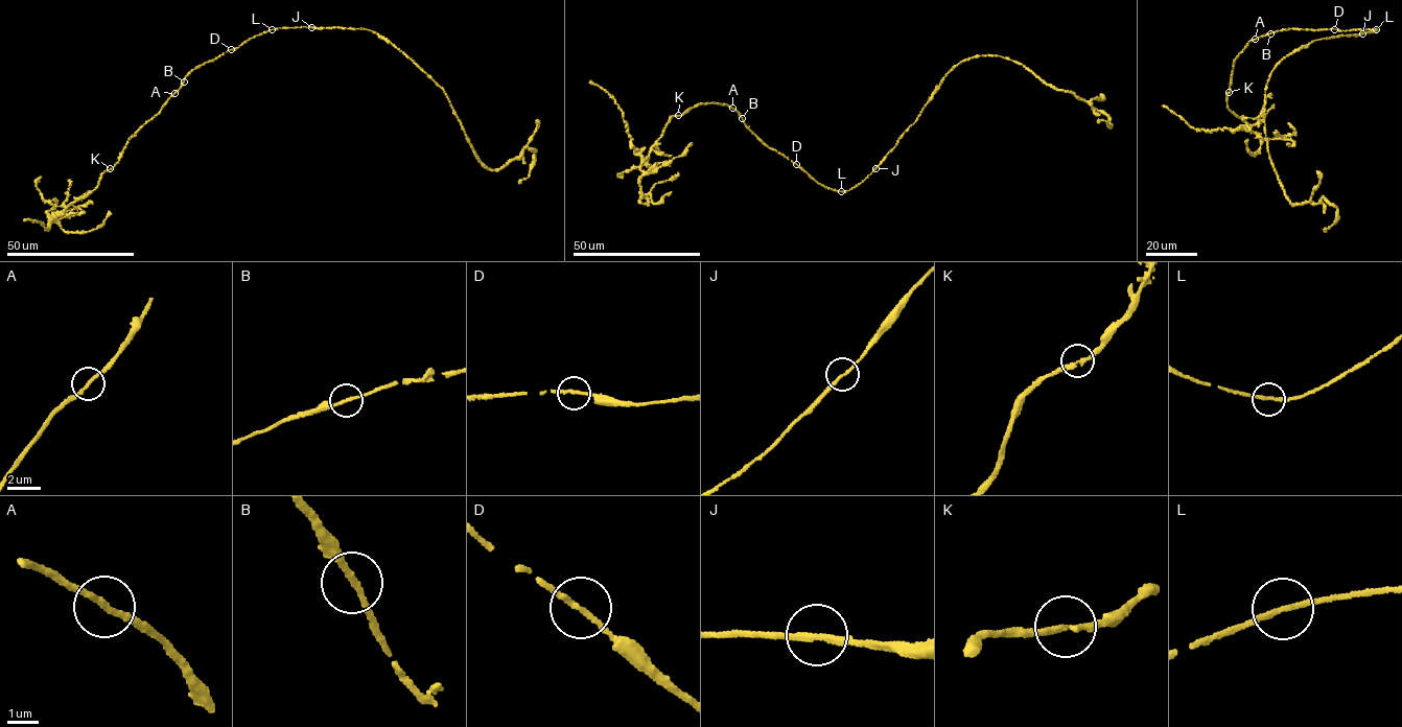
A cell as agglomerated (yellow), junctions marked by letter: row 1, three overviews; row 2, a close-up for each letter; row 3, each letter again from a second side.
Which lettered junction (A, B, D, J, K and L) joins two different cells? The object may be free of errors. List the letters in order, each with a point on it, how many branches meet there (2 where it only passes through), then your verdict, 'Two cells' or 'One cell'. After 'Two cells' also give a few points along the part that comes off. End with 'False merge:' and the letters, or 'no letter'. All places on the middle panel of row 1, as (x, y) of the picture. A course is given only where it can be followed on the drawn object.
A: Place: (732, 108). Branches: 2. One cell
B: Place: (742, 118). Branches: 2. One cell
D: Place: (796, 164). Branches: 2. One cell
J: Place: (875, 168). Branches: 2. One cell
K: Place: (678, 115). Branches: 2. One cell
L: Place: (841, 191). Branches: 2. One cell
False merge: no letter

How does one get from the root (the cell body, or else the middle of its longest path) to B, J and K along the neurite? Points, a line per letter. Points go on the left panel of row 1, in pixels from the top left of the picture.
B: (269, 30), (194, 68), (184, 81)
J: (269, 30), (310, 27)
K: (269, 30), (190, 71), (158, 114), (130, 139), (119, 161), (110, 168)

